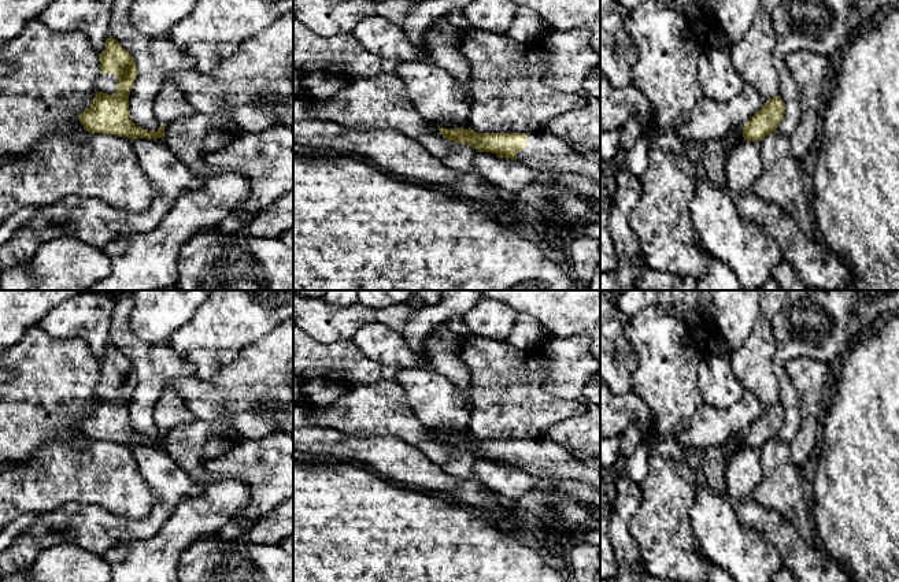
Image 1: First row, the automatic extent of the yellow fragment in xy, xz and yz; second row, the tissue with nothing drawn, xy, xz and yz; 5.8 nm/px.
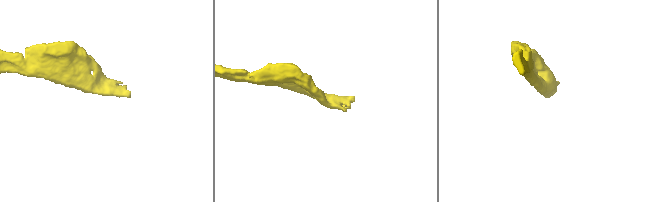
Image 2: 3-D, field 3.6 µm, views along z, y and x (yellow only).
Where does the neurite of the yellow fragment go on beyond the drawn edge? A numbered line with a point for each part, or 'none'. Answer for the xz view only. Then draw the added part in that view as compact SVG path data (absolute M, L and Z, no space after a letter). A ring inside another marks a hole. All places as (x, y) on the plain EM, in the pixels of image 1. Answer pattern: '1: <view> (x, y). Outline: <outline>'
1: xz (544, 459). Outline: M545 440L528 441L526 455L517 460L517 468L528 471L539 479L551 481L580 481L600 489L600 472L585 466L569 449Z

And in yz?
none

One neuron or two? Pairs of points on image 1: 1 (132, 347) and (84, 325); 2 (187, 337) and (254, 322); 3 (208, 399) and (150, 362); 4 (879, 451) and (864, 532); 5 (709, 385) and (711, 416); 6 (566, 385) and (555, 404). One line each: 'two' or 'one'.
1: two
2: one
3: two
4: one
5: two
6: two

